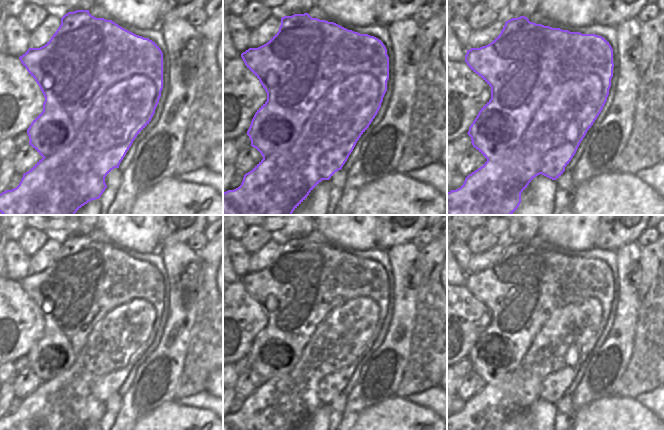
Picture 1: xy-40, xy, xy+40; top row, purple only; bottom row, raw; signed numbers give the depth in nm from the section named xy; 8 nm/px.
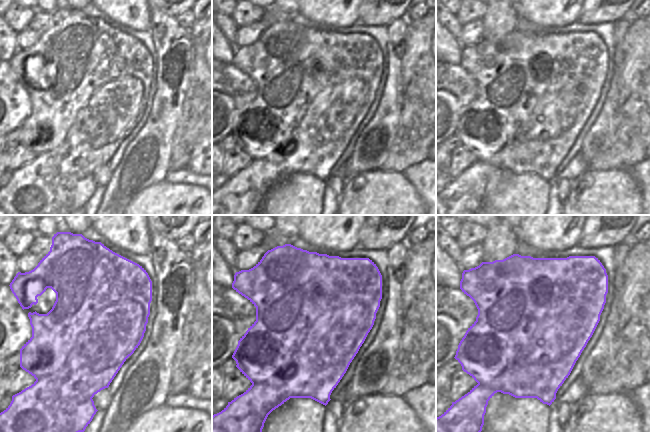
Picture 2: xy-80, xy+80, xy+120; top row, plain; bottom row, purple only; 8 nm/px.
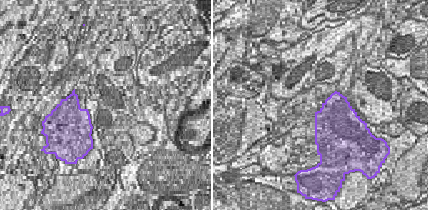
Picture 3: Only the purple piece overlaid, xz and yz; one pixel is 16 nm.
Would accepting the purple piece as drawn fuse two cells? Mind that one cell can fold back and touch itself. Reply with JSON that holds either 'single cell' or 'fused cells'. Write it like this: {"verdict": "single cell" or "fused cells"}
{"verdict": "fused cells"}

